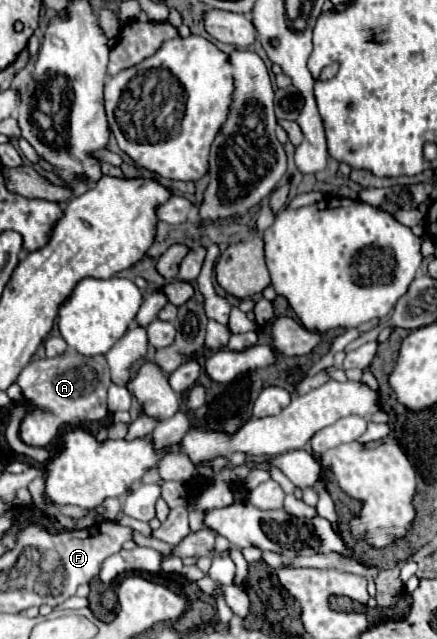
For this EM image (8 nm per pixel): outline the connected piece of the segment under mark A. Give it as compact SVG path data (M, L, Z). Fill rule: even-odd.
M67 349L63 355L59 355L55 359L31 361L17 379L17 385L23 391L23 401L29 405L29 411L25 413L25 417L21 421L21 439L33 447L49 447L51 439L55 439L55 435L59 435L63 425L79 425L85 421L105 419L109 415L109 409L107 409L109 383L111 383L109 367L107 367L107 361L103 355L85 357L85 355L77 353L75 349Z

